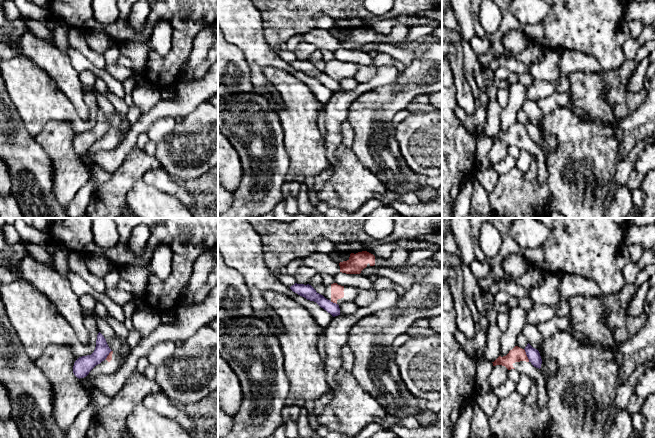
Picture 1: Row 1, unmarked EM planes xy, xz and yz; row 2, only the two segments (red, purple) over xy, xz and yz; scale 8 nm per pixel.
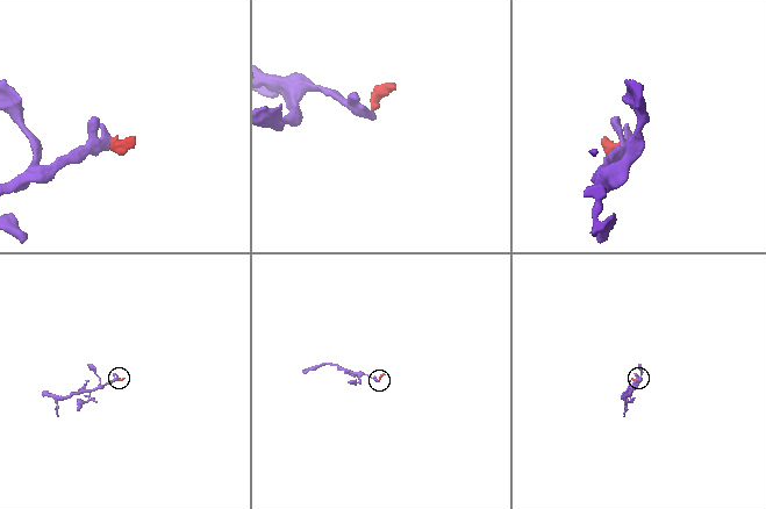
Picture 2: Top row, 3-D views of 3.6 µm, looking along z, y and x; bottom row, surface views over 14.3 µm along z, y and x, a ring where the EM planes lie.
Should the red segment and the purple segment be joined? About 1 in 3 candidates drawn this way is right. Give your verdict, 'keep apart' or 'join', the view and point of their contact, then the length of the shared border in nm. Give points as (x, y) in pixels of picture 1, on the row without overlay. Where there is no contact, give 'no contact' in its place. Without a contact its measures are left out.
keep apart | yz (526, 131) | 120 nm

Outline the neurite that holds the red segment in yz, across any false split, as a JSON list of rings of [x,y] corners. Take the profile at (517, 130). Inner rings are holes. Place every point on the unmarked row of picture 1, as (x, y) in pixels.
[[[515,122],[506,132],[499,132],[493,139],[493,142],[502,141],[508,146],[515,145],[519,149],[528,151],[531,156],[537,159],[538,172],[535,181],[544,185],[548,179],[548,171],[544,152],[539,144],[534,143],[529,137],[524,125]]]

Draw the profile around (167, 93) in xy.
[[[166,86],[160,89],[162,100],[173,100],[175,96],[174,87]]]

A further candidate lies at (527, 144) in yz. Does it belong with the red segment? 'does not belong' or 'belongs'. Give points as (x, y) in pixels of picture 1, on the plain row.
belongs

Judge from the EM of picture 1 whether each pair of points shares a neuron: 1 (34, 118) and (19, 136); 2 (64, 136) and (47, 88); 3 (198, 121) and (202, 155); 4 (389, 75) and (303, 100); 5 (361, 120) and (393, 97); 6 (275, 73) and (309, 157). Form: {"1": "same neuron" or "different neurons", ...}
{"1": "different neurons", "2": "different neurons", "3": "same neuron", "4": "different neurons", "5": "same neuron", "6": "same neuron"}

